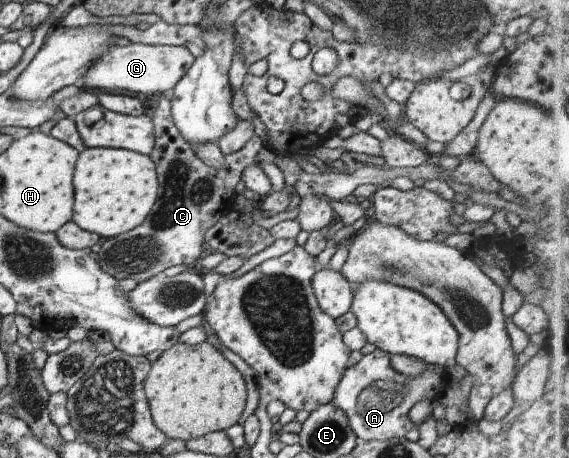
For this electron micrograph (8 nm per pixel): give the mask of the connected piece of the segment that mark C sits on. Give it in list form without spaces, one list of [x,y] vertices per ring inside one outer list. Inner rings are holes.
[[[169,95],[155,98],[149,105],[154,124],[155,146],[150,158],[155,163],[159,190],[155,206],[139,226],[114,238],[101,240],[98,252],[101,268],[117,280],[131,278],[137,283],[144,282],[176,264],[195,265],[203,252],[205,233],[221,220],[221,216],[233,211],[237,184],[247,166],[258,162],[257,153],[264,146],[259,136],[253,133],[251,140],[233,154],[225,154],[225,166],[207,166],[187,146],[171,113]]]

